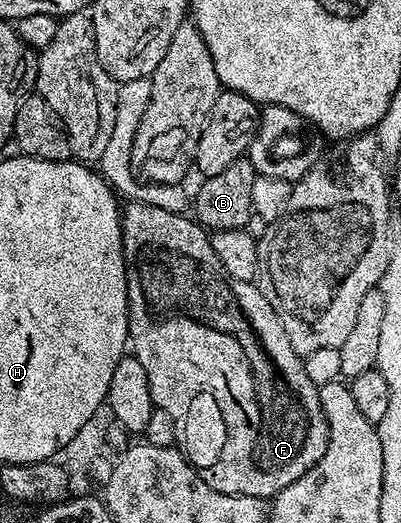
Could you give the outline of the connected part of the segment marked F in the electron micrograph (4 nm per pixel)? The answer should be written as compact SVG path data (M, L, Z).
M133 199L131 203L123 205L120 218L128 279L128 338L131 355L136 356L146 370L153 405L159 411L166 413L170 422L174 422L175 447L183 452L184 457L192 463L192 467L200 473L200 477L214 490L235 496L261 498L277 496L282 489L290 486L290 482L302 478L302 474L306 474L306 470L310 470L310 466L314 466L318 458L326 454L328 423L326 414L322 410L320 389L314 382L310 382L306 374L304 357L297 354L294 346L290 346L290 338L286 338L286 330L274 306L270 306L270 302L260 293L255 283L247 284L226 274L226 266L222 266L222 262L218 262L218 254L214 254L209 233L195 219L178 212L161 210L159 206L150 206L138 199Z

